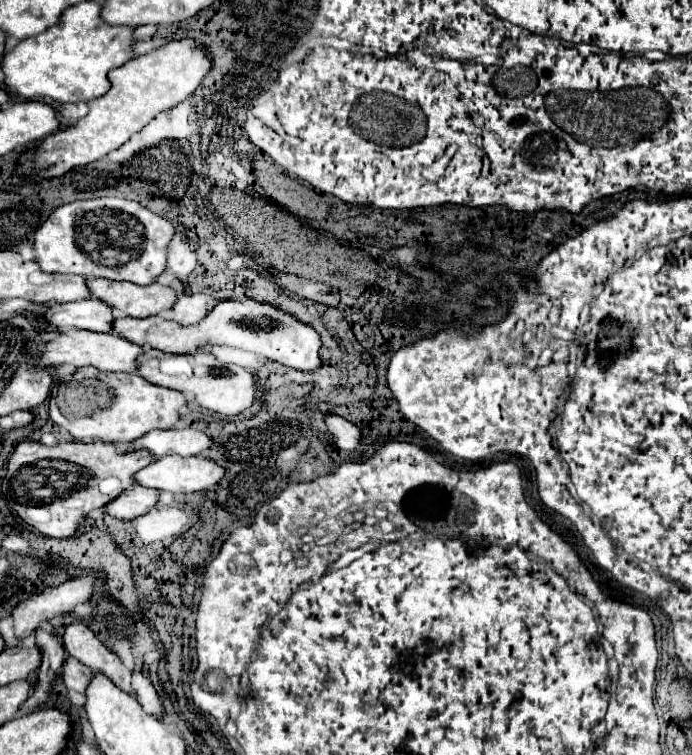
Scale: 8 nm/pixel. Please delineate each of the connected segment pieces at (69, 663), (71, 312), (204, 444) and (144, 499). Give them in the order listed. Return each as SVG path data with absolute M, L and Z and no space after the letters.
M67 655L59 669L59 679L65 683L67 689L79 691L83 695L83 689L87 687L87 681L91 679L91 669L75 661L71 655Z
M83 299L83 301L73 301L73 303L51 305L41 313L41 319L57 329L75 327L75 329L87 329L87 331L97 331L97 333L109 333L111 321L115 317L111 309L103 305L103 301Z
M185 427L185 429L167 429L167 431L151 431L139 439L135 439L131 445L121 447L123 453L137 451L137 449L147 449L155 459L165 457L165 455L181 455L181 457L191 457L207 451L211 447L211 439L195 429L195 427Z
M133 485L131 489L123 491L119 497L109 501L103 507L103 511L107 515L115 517L115 519L129 521L129 519L145 515L149 509L153 509L155 507L155 499L157 499L157 491Z

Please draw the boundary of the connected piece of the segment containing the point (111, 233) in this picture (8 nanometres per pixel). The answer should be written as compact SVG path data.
M101 197L57 207L35 231L33 251L37 265L45 273L73 273L149 285L165 269L165 251L173 235L175 227L167 219L139 203L119 197Z

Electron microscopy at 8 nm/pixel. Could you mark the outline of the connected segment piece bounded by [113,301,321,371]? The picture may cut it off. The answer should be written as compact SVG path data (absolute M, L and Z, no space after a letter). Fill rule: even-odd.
M223 301L201 323L189 327L183 327L179 323L161 317L145 317L145 319L121 317L113 321L113 331L131 343L137 343L141 347L149 345L151 349L159 349L163 353L197 353L197 345L213 343L213 345L231 345L245 351L253 351L267 359L279 361L287 367L301 371L311 371L321 367L321 357L319 357L321 339L317 331L307 325L301 325L301 322L295 322L293 316L277 307L269 307L265 303L259 305L257 301L243 301L243 303ZM264 320L269 320L269 325Z

